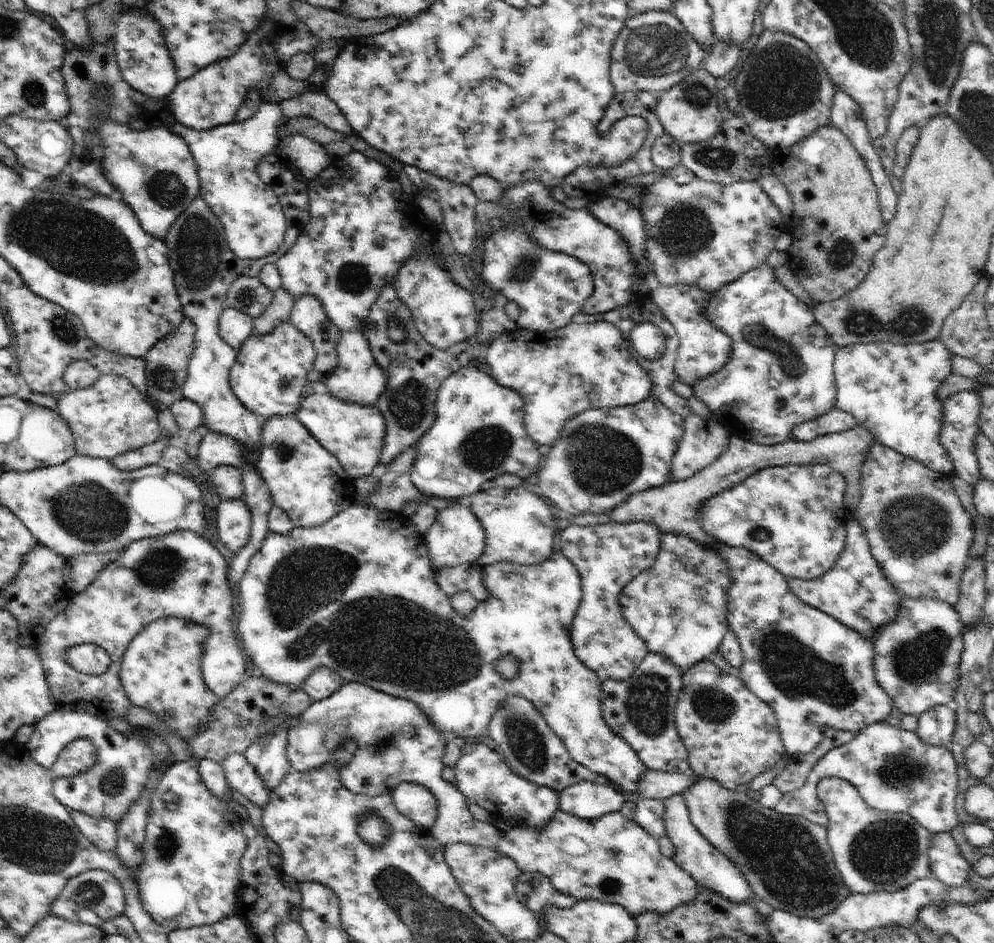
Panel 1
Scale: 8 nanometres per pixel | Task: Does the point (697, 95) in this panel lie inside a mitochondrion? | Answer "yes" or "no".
yes

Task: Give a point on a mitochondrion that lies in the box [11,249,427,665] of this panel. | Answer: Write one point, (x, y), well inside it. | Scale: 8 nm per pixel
(87, 511)

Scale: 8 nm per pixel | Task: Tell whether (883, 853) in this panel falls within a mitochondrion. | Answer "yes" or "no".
yes

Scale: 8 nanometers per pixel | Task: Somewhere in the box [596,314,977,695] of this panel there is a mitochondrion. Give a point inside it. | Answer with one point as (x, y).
(915, 527)

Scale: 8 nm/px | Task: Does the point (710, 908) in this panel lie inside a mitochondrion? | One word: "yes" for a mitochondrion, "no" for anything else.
no

